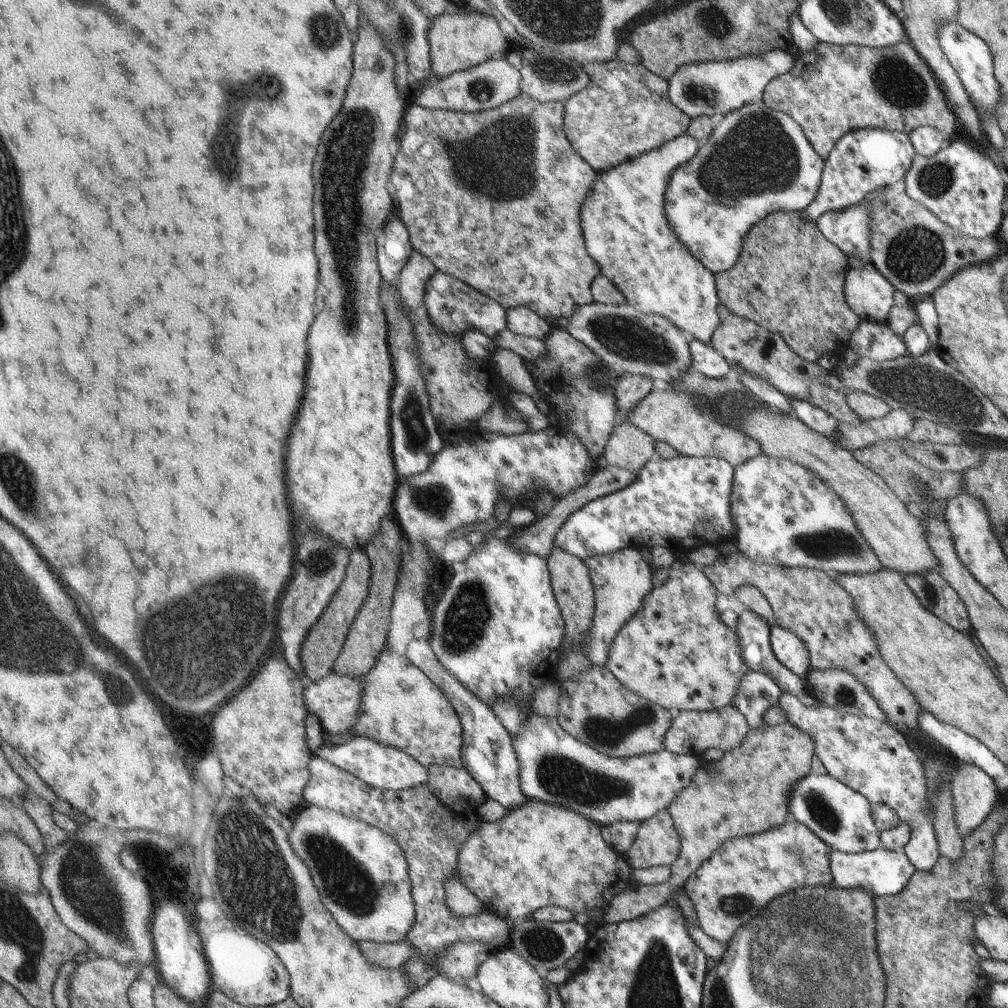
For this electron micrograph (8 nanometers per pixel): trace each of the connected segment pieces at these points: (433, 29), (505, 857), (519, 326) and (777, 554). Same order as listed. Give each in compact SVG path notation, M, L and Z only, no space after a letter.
M485 12L442 13L430 22L427 39L431 45L431 74L428 80L447 77L453 72L483 63L494 54L506 54L510 50L508 38L498 25L494 15Z
M532 800L522 807L508 809L502 821L479 822L477 830L469 833L459 851L457 878L461 878L466 888L475 893L485 911L490 911L497 917L503 916L512 923L532 916L542 907L566 907L574 914L586 913L591 918L586 928L593 932L606 923L603 917L599 921L599 909L603 912L603 908L615 894L628 886L634 886L632 871L623 855L607 843L602 827L596 822L565 806Z
M529 308L506 310L507 328L514 334L544 341L553 330L553 325L550 322Z
M764 454L734 468L734 543L745 557L776 566L816 568L832 577L880 570L879 557L856 528L844 501L814 472L790 460Z

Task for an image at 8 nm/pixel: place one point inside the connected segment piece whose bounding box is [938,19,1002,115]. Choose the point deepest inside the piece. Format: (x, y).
(971, 57)

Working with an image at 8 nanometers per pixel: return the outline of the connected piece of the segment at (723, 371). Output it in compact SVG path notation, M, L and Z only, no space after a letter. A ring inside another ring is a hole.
M694 339L690 342L691 368L708 378L726 378L730 374L728 362L710 345Z

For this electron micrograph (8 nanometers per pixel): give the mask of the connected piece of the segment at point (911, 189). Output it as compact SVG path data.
M952 138L934 156L916 156L914 166L906 174L905 191L912 200L919 202L928 211L934 213L948 228L964 236L982 240L996 234L1002 224L1002 218L1004 218L1002 200L1006 196L1006 184L996 164L978 148L980 146L976 146L972 140L965 142L961 138Z

